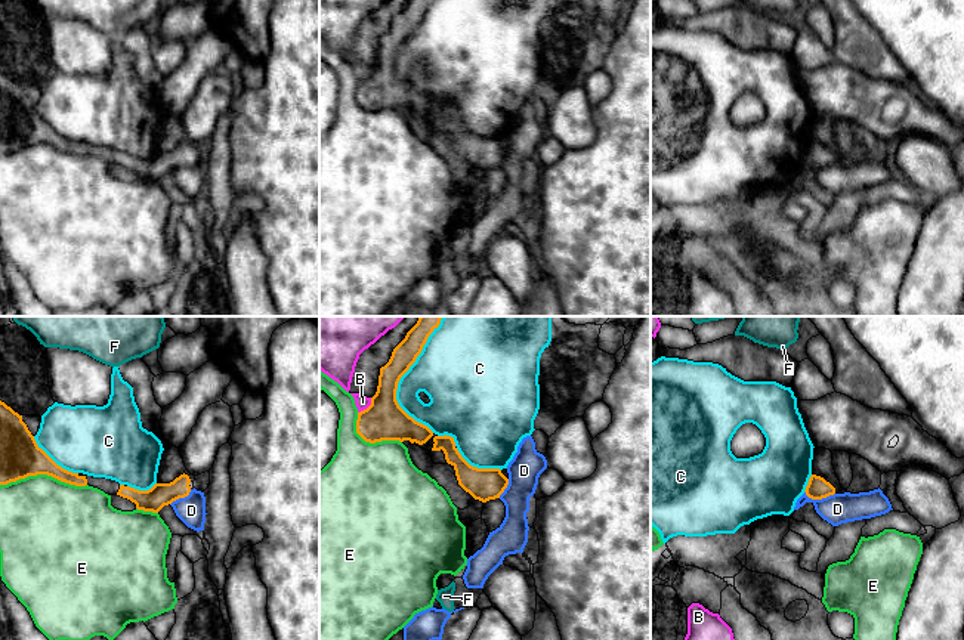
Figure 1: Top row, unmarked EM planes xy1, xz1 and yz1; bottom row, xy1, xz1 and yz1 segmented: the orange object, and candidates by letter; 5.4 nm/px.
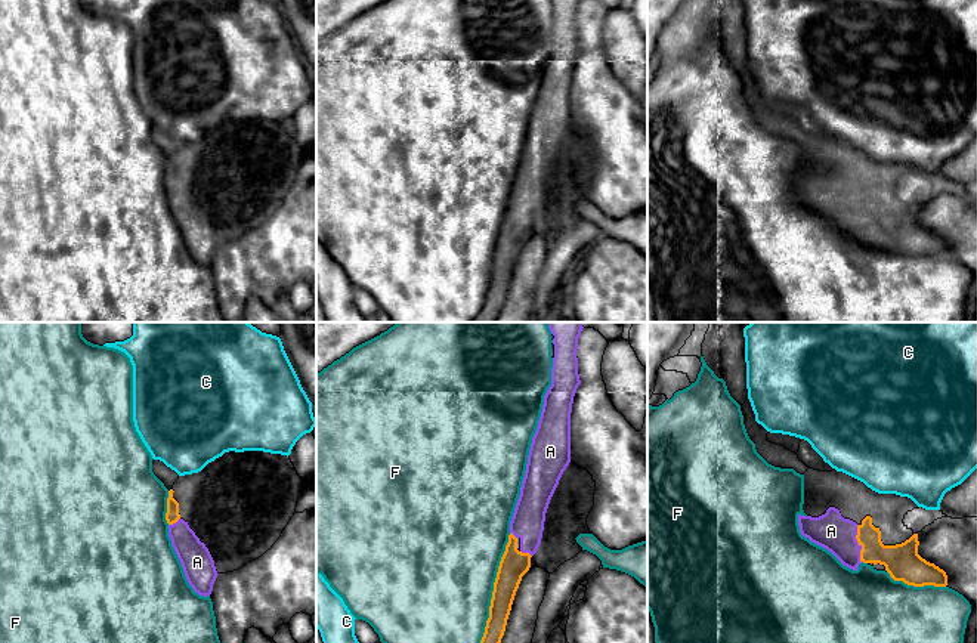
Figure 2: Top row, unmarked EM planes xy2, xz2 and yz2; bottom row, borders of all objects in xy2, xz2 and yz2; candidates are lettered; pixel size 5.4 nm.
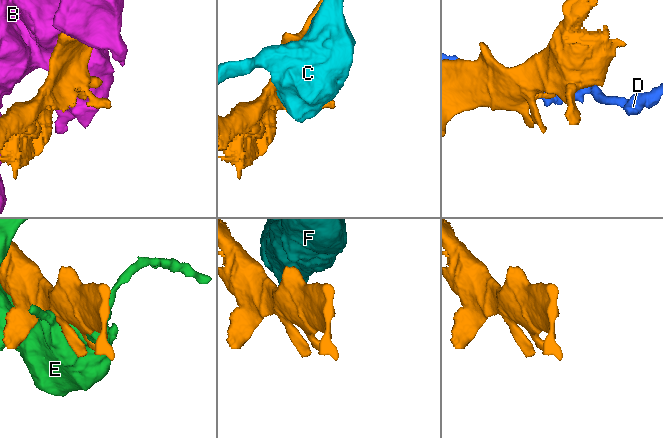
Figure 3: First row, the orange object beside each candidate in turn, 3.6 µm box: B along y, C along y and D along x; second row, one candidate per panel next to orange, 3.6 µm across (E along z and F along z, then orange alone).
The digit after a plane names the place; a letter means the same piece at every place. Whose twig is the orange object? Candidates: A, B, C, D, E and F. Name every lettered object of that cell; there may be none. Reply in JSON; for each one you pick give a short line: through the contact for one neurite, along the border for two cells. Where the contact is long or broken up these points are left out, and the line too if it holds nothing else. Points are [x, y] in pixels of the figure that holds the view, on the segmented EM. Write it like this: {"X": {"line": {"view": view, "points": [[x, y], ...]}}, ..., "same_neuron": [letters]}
{"A": {"line": {"view": "yz2", "points": [[902, 560], [859, 544], [849, 543], [831, 531]]}}, "same_neuron": ["A"]}

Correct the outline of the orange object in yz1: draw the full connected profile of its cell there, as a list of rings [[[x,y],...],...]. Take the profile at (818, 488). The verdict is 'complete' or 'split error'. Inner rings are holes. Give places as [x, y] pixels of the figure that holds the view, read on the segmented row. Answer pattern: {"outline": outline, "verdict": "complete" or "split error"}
{"outline": [[[812,474],[804,492],[812,500],[822,500],[829,495],[834,495],[835,488],[824,477]]], "verdict": "complete"}

